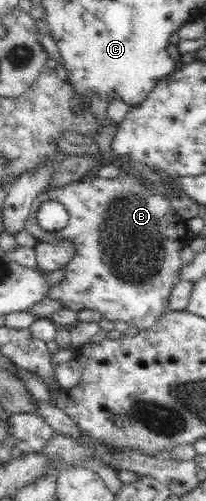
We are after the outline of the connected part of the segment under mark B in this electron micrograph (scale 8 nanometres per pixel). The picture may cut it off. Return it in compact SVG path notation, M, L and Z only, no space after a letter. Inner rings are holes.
M121 170L116 179L99 177L73 181L63 186L51 187L36 196L31 212L26 216L24 229L36 240L69 239L77 247L75 258L71 258L71 262L67 262L63 268L66 270L63 280L52 286L49 297L61 300L63 306L74 311L93 309L101 312L103 318L114 322L123 320L139 331L153 328L163 314L170 311L167 302L171 290L181 279L181 249L188 242L188 229L185 220L169 205L167 199L147 191L152 186L154 185L149 182L139 183ZM48 200L57 200L68 210L69 218L65 228L49 232L39 226L36 217L38 208L42 202Z

